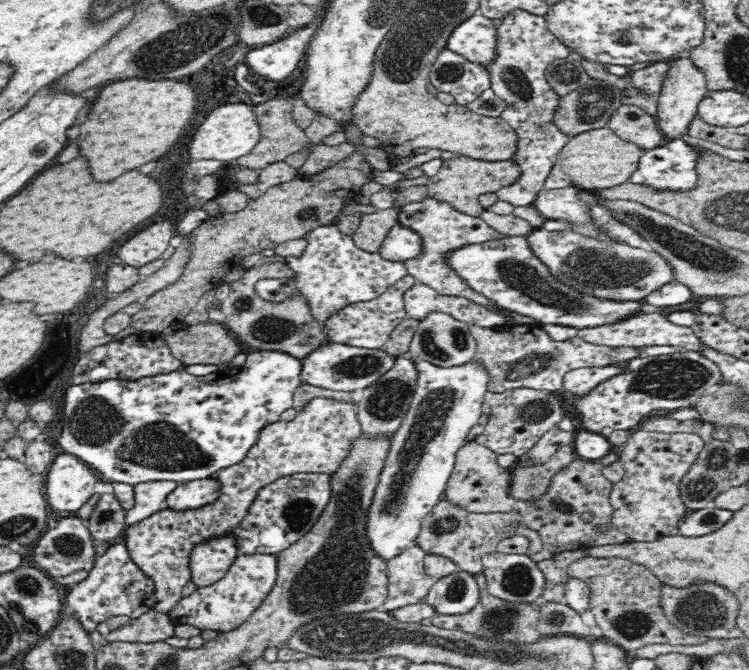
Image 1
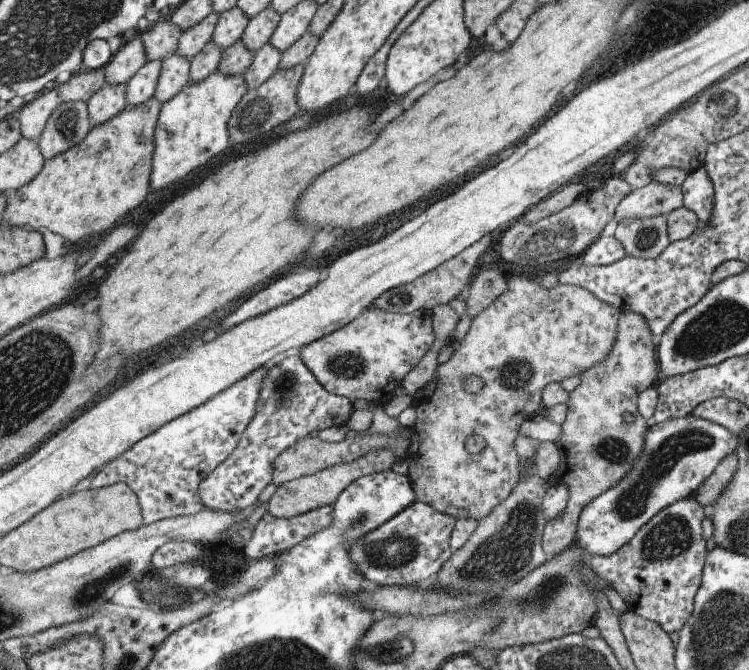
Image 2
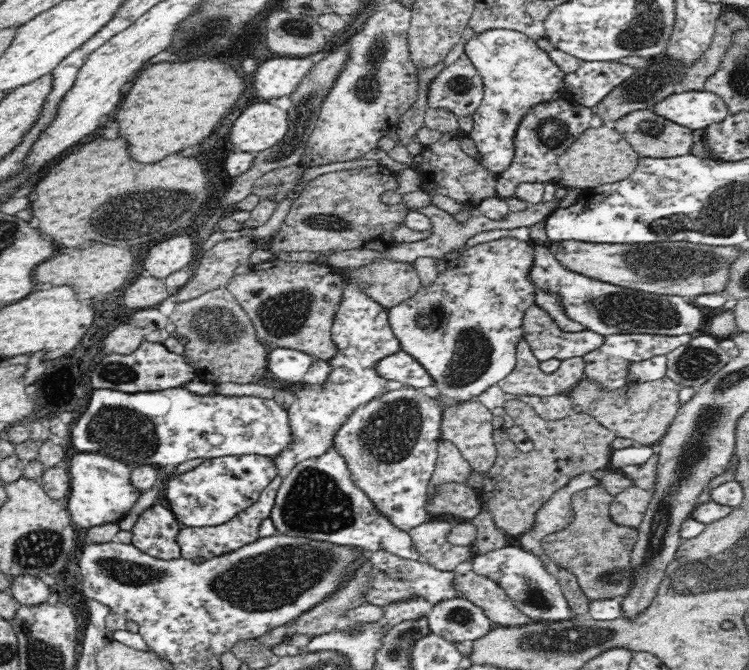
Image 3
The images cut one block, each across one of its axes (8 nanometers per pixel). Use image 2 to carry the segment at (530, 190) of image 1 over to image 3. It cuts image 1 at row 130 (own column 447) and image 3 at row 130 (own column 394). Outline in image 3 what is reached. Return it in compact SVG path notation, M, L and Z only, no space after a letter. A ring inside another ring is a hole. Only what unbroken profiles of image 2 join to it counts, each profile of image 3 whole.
M564 99L546 101L529 108L520 120L514 138L514 158L510 166L497 175L496 190L498 196L509 199L516 194L518 184L522 182L547 182L555 180L561 170L557 158L572 145L588 128L599 127L602 122L593 113L593 109L580 103Z

